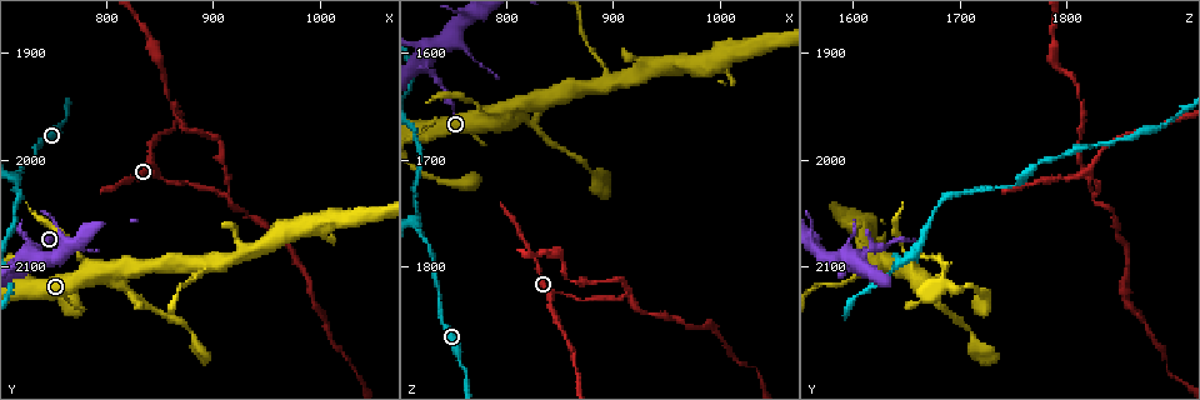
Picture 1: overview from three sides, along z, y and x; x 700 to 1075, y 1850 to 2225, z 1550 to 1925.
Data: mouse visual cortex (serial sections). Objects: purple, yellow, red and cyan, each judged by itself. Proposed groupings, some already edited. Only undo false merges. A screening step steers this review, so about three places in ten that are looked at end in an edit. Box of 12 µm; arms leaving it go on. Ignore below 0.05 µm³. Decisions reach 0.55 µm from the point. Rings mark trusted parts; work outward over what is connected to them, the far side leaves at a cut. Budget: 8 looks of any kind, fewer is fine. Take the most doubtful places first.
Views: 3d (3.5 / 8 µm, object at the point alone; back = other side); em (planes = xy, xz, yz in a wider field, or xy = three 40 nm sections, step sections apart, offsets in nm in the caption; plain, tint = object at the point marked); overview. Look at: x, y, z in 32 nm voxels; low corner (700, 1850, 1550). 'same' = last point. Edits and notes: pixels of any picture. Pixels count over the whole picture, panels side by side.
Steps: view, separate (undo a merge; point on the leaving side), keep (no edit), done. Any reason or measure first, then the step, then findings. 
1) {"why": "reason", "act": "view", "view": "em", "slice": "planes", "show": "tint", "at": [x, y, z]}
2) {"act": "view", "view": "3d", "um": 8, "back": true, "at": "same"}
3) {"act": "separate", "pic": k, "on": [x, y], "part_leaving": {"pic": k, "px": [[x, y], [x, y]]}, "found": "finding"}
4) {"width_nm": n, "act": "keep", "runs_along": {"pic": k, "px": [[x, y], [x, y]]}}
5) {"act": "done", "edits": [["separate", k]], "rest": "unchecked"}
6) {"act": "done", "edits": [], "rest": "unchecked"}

{"why": "branch point", "act": "view", "view": "3d", "um": 3.5, "at": [914, 2032, 1824]}

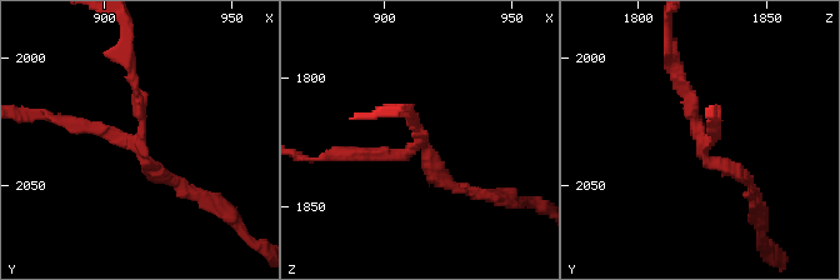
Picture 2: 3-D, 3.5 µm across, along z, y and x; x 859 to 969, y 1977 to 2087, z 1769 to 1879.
{"arms": 3, "arm_widths_nm": [150, 150, 200], "why": "shape alone is not enough", "act": "view", "view": "em", "slice": "xy", "step": 1, "show": "plain", "at": [911, 2034, 1826]}

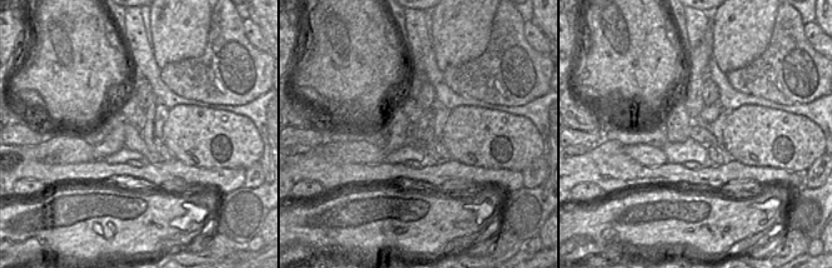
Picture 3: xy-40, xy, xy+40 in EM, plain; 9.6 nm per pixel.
{"why": "with the object marked", "act": "view", "view": "em", "slice": "xy", "step": 1, "show": "tint", "at": "same"}

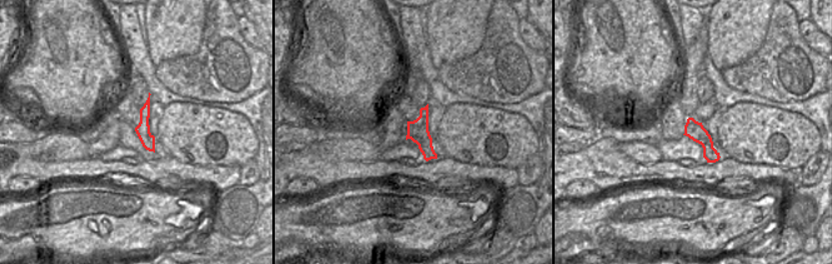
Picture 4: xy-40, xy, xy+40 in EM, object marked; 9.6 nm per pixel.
{"act": "separate", "pic": 2, "on": [684, 93], "part_leaving": {"pic": 2, "px": [[700, 140], [669, 33]]}, "found": "two cells meet here"}

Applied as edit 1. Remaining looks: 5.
{"why": "looks like a crossing", "act": "view", "view": "3d", "um": 8, "at": [796, 2106, 1656]}

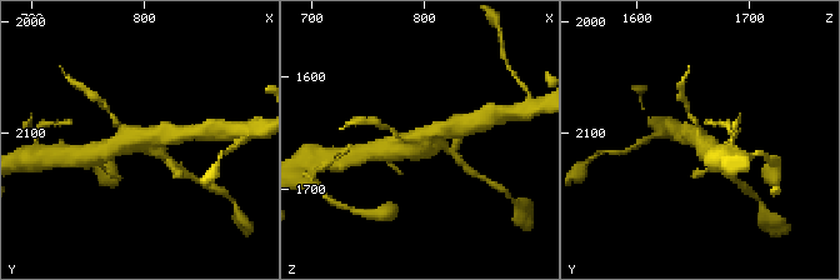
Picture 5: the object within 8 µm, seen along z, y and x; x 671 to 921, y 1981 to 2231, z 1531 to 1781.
{"arms": 4, "arm_widths_nm": [150, 250, 400, 600], "why": "need the tissue", "act": "view", "view": "em", "slice": "xy", "step": 5, "show": "tint", "at": [792, 2108, 1654]}

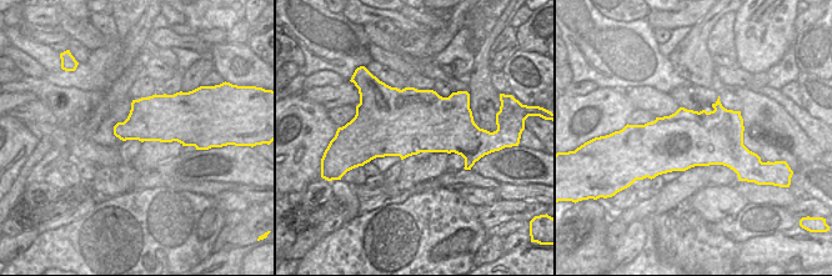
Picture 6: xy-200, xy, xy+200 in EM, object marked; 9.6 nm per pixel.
{"act": "keep", "found": "one cell here"}

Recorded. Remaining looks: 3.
{"why": "abrupt turn", "act": "view", "view": "3d", "um": 3.5, "at": [898, 2100, 1628]}

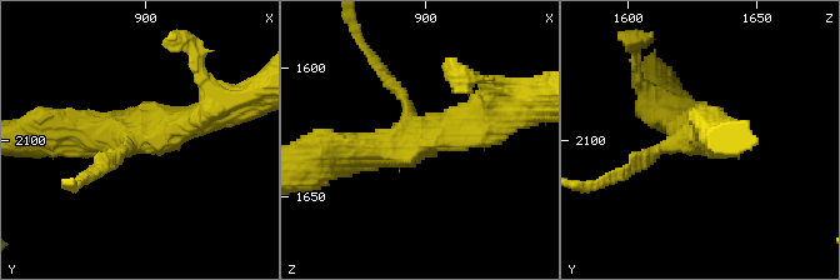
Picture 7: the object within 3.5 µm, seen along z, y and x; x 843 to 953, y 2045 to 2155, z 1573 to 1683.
{"arms": 3, "arm_widths_nm": [150, 400, 400], "why": "shape alone is not enough", "act": "view", "view": "em", "slice": "xy", "step": 2, "show": "tint", "at": [897, 2099, 1629]}

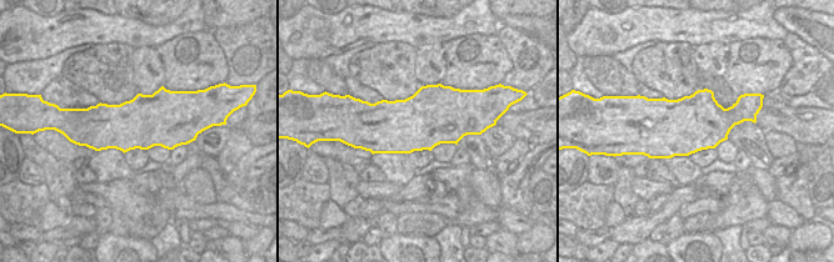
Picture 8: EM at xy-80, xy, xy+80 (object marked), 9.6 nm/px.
{"why": "cut it another way", "act": "view", "view": "em", "slice": "xy", "step": 1, "show": "tint", "at": "same"}

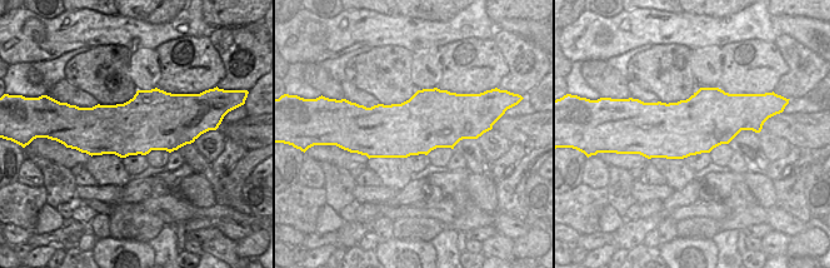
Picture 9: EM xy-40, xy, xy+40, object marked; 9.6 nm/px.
{"act": "keep", "runs_along": {"pic": 7, "px": [[333, 156], [471, 130], [490, 118]]}, "found": "continuous, no second cell"}

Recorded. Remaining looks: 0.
{"act": "done", "edits": [["separate", 2]], "rest": "unchecked"}

